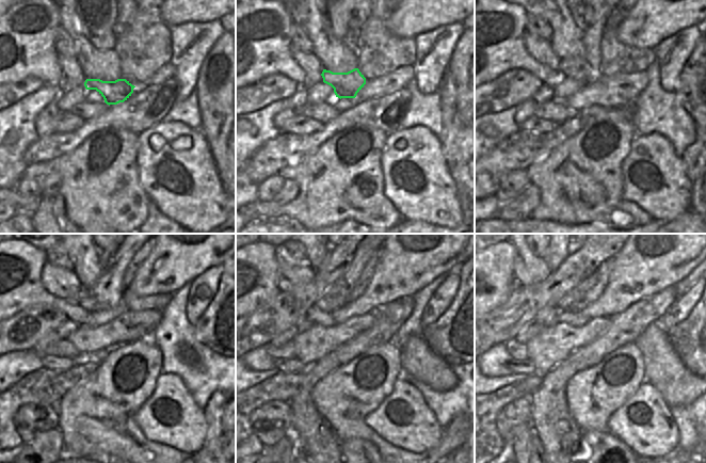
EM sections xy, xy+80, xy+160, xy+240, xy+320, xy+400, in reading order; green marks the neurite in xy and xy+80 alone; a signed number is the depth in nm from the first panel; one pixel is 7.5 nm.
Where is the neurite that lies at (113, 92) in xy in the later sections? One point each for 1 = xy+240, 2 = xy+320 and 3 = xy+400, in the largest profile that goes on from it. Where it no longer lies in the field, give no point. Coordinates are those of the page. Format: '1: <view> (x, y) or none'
1: xy+240 (107, 292)
2: xy+320 (336, 297)
3: xy+400 (568, 301)

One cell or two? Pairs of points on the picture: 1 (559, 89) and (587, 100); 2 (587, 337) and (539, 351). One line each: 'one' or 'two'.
1: two
2: one

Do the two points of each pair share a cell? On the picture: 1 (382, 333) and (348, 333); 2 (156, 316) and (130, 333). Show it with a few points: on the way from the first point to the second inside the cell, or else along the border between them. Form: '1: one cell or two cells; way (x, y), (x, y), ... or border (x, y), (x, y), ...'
1: two cells; border (374, 314), (374, 321), (364, 332), (340, 345)
2: one cell; way (149, 319), (137, 326)

